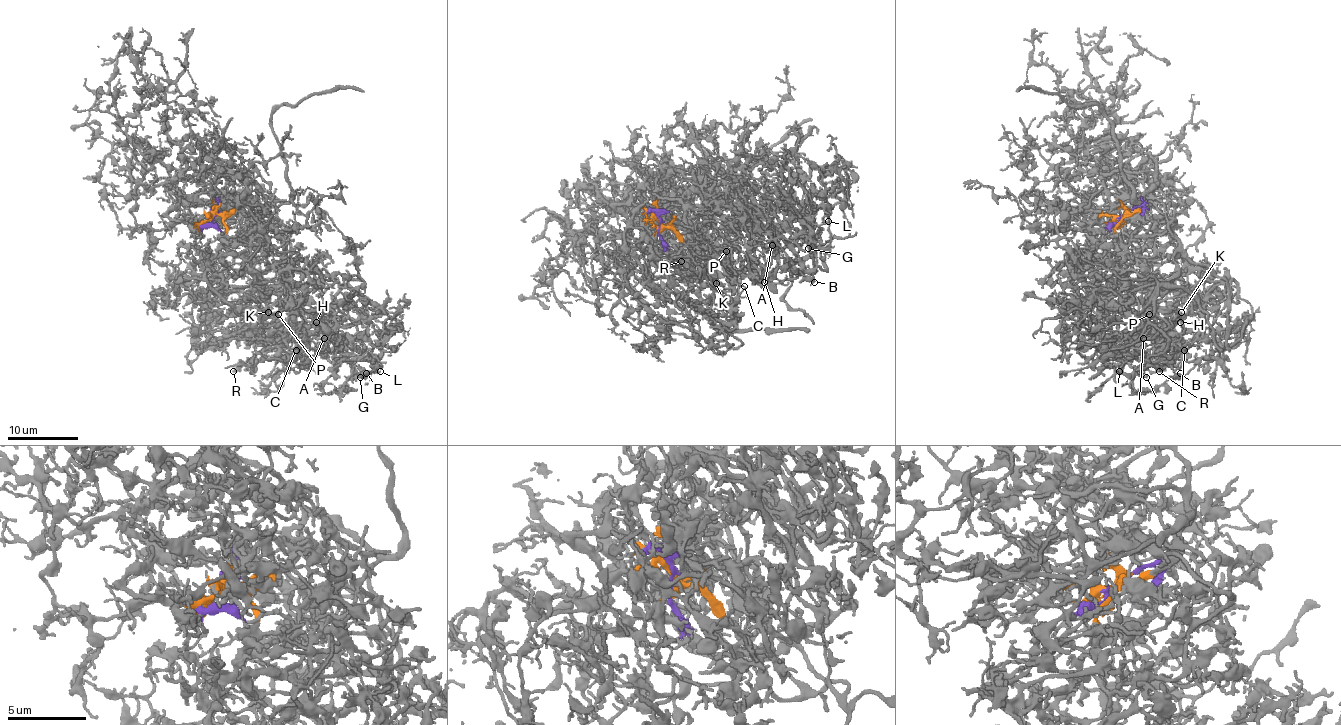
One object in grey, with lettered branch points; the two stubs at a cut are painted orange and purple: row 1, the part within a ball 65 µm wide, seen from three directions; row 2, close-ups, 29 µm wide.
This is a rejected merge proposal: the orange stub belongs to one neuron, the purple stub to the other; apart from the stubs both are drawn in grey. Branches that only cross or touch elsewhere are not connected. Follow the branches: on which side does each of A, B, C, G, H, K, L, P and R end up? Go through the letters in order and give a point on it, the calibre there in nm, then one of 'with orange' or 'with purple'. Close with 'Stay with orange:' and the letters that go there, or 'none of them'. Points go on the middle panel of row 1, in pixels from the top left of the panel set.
A: at (772, 245); 220 nm thick; with purple
B: at (814, 282); 220 nm thick; with purple
C: at (744, 286); 80 nm thick; with purple
G: at (808, 248); 180 nm thick; with purple
H: at (764, 282); 170 nm thick; with purple
K: at (716, 283); 240 nm thick; with purple
L: at (828, 221); 190 nm thick; with purple
P: at (726, 251); 130 nm thick; with purple
R: at (681, 261); 360 nm thick; with purple
Stay with orange: none of them

